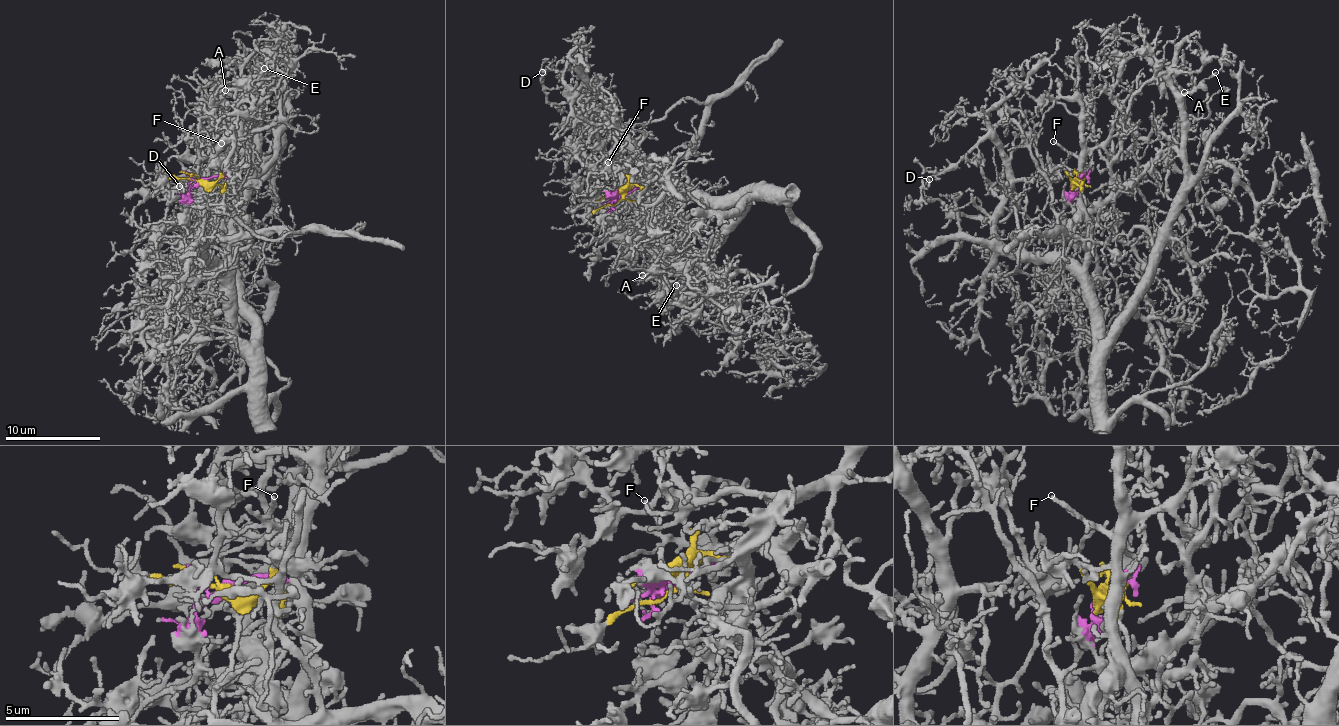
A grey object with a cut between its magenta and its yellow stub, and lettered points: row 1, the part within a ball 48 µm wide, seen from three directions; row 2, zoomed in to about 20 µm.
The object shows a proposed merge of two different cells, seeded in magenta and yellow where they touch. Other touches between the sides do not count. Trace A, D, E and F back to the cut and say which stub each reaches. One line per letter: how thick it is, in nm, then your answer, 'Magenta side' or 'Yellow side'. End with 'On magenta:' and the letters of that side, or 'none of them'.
A: Thickness 170 nm. Yellow side
D: Thickness 180 nm. Yellow side
E: Thickness 200 nm. Magenta side
F: Thickness 180 nm. Magenta side
On magenta: E, F

